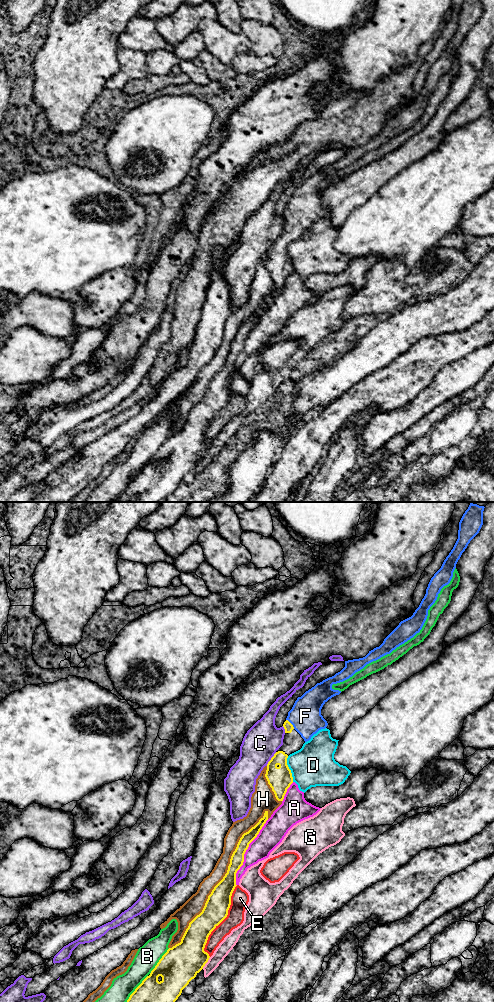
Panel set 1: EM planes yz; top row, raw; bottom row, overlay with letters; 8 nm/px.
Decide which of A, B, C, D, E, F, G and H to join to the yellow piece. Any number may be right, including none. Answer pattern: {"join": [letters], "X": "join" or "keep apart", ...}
{"join": ["F"], "A": "keep apart", "B": "keep apart", "C": "keep apart", "D": "keep apart", "E": "keep apart", "F": "join", "G": "keep apart", "H": "keep apart"}

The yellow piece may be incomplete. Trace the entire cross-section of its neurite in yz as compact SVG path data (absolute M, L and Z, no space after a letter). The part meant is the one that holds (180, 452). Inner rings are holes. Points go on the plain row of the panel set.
M268 299L240 326L227 361L214 375L202 400L186 417L181 430L169 436L142 471L130 483L118 502L164 502L182 478L203 457L210 444L204 439L211 420L227 405L236 361L243 353L249 332L268 308Z

